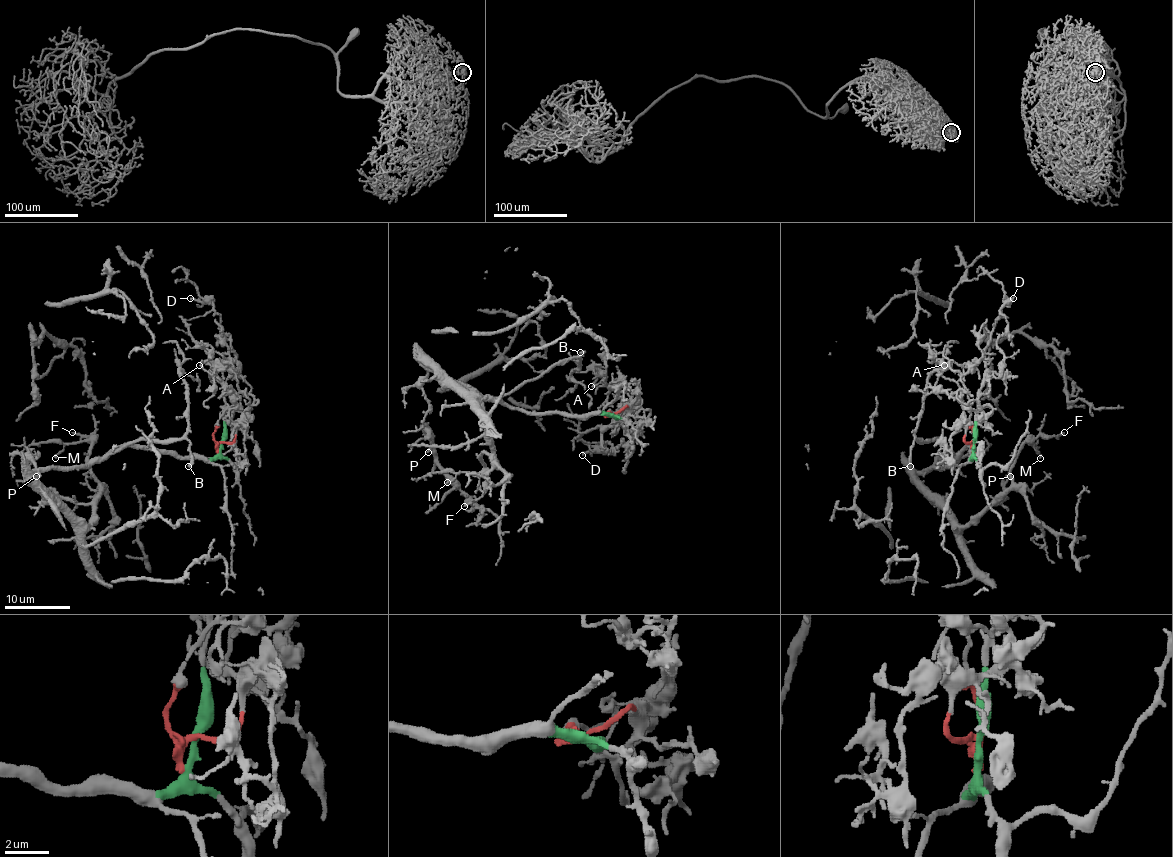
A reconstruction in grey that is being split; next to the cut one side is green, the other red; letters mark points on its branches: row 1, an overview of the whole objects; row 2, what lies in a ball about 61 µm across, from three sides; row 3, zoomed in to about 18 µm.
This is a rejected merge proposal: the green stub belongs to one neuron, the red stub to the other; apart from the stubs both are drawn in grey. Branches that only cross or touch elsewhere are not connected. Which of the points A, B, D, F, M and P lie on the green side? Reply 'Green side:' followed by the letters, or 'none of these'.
Green side: B, F, M, P

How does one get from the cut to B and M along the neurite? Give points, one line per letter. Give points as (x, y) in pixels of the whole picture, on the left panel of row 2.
B: (220, 442), (212, 458), (176, 458), (120, 446), (109, 453), (135, 440), (186, 438), (188, 466)
M: (220, 442), (212, 458), (119, 446), (30, 473), (88, 525), (99, 486), (91, 442), (55, 458)

